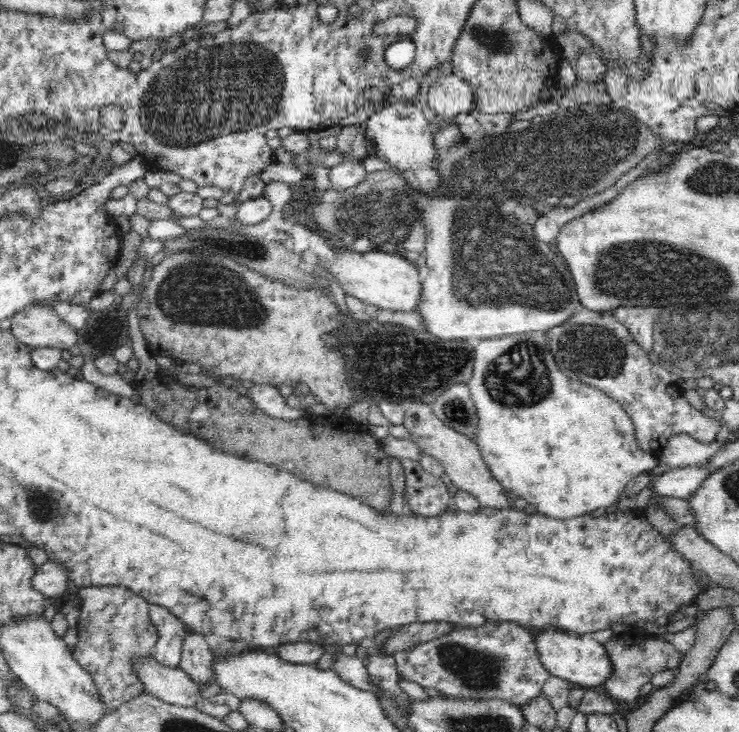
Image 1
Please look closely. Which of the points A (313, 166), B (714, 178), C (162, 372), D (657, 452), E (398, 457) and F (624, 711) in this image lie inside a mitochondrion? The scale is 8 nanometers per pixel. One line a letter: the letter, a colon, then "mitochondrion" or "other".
A: other
B: mitochondrion
C: other
D: other
E: other
F: other

